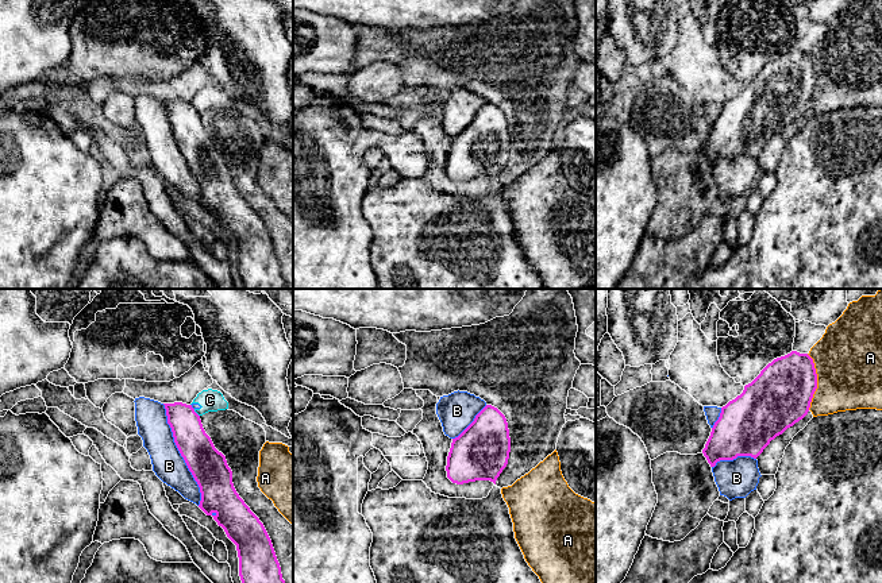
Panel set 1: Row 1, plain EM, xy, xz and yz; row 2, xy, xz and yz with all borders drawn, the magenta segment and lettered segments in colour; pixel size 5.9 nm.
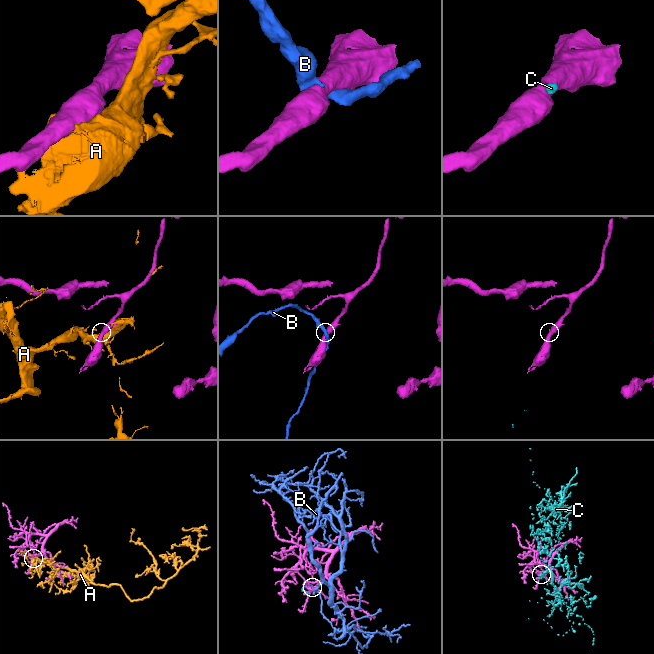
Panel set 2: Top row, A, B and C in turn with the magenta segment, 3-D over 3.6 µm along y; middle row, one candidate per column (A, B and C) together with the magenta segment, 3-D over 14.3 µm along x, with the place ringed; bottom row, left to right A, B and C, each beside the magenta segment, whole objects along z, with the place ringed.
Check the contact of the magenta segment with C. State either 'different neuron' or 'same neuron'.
different neuron

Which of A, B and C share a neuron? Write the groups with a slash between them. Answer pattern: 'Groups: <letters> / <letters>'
Groups: A / B C

